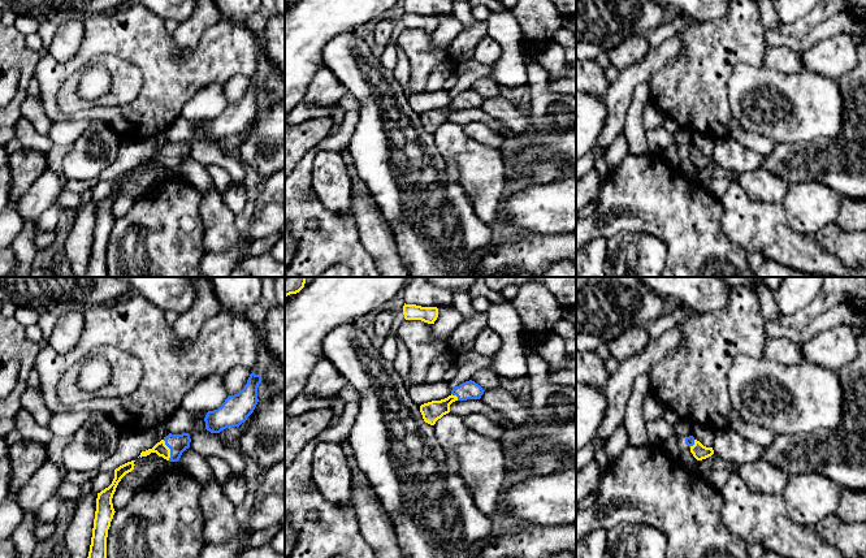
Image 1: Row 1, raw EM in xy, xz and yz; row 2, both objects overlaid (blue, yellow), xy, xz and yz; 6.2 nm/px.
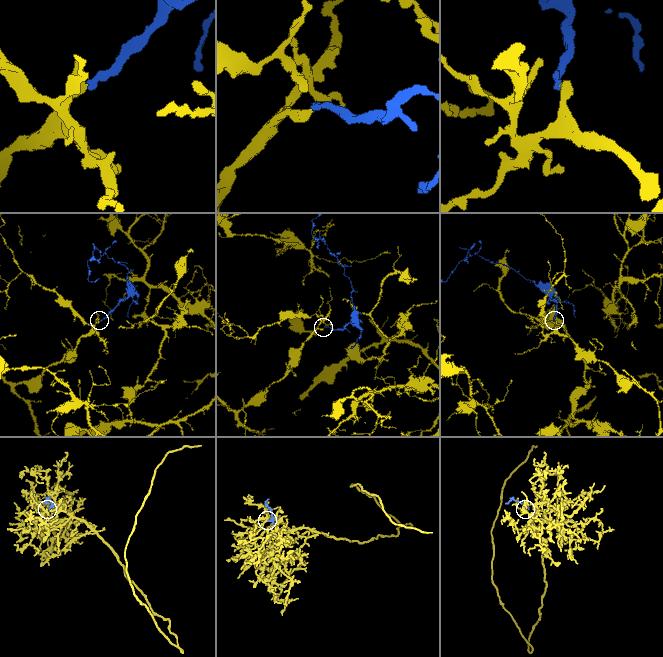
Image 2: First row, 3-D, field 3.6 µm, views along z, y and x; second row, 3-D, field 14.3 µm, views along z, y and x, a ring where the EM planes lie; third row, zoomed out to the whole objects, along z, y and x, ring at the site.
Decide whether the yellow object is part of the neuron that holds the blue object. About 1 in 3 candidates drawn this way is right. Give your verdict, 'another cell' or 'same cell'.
same cell

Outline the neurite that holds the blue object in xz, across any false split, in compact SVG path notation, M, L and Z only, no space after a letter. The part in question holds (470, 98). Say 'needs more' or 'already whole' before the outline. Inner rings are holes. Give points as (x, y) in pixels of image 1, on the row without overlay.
needs more; M469 88L459 95L454 95L451 103L441 109L432 109L420 114L420 121L425 131L434 134L438 127L450 121L450 113L455 109L480 108L484 98Z

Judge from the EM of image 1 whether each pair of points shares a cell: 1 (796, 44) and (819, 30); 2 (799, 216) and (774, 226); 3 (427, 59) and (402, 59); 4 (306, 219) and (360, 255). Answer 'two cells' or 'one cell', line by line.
1: one cell
2: two cells
3: two cells
4: one cell

